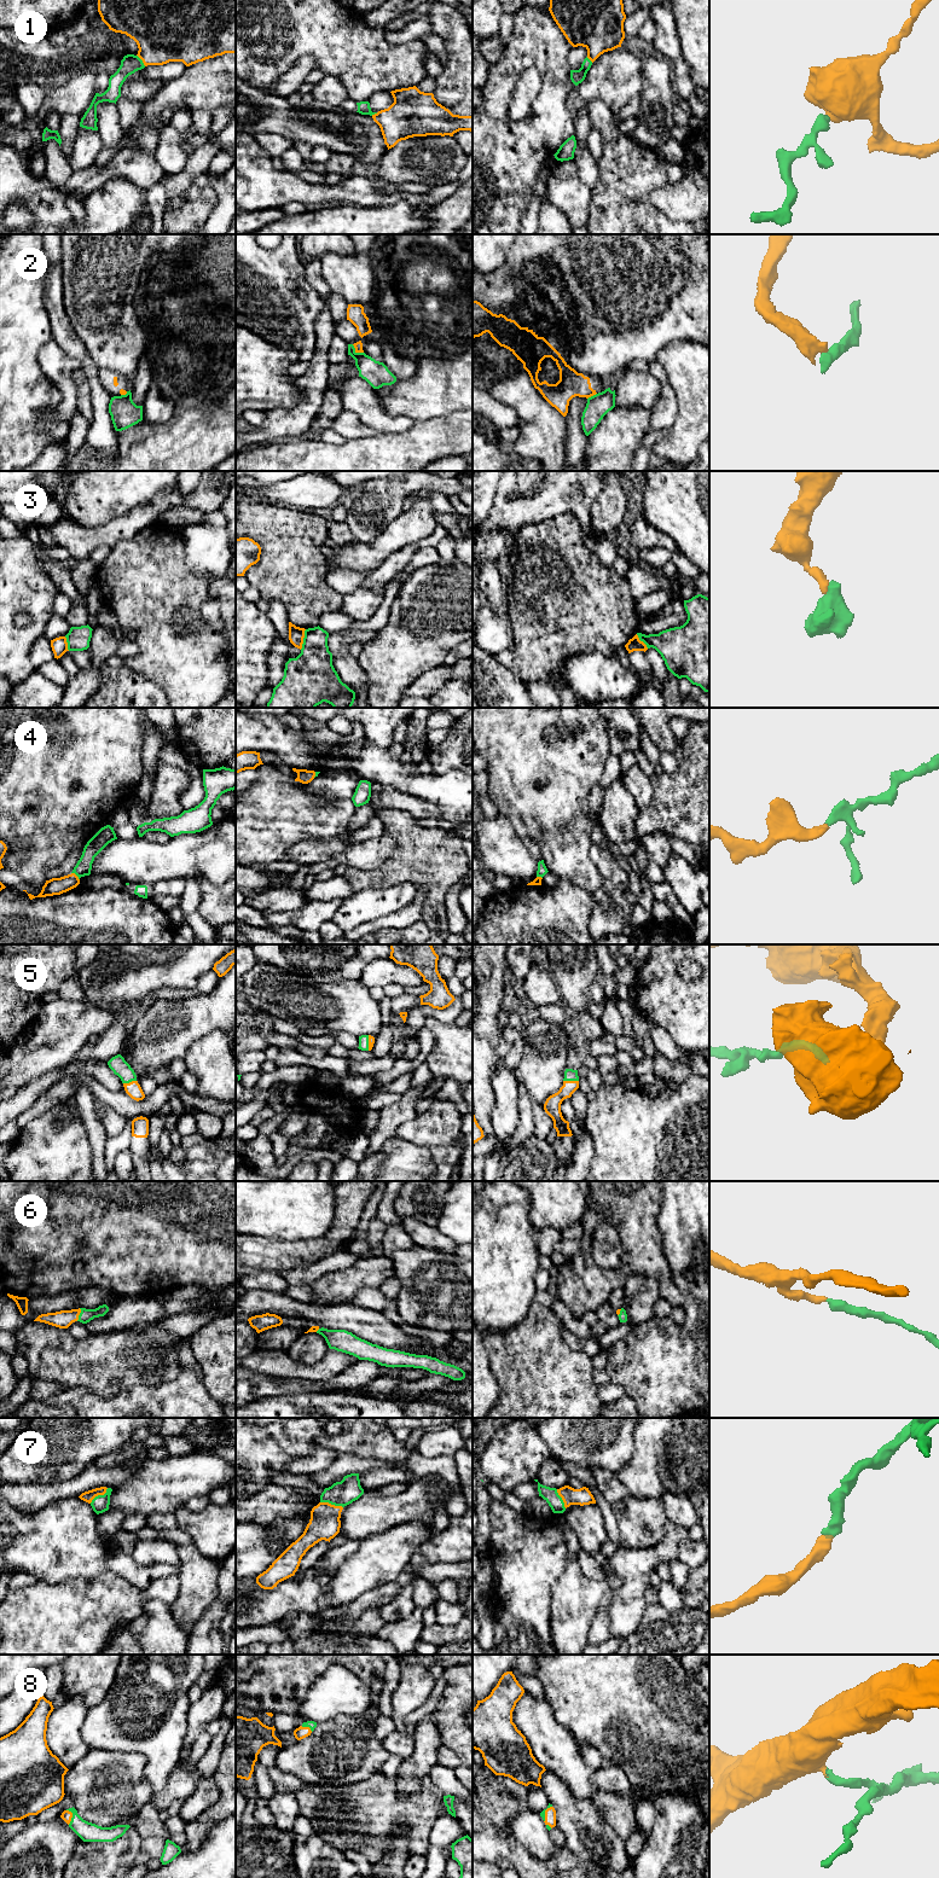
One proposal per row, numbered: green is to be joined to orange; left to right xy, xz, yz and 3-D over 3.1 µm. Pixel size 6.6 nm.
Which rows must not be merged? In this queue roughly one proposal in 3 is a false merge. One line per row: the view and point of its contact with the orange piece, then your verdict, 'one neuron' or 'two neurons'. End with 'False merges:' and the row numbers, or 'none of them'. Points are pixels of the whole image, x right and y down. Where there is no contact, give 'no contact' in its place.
1: contact xy (141, 59); one neuron
2: contact xz (357, 352); two neurons
3: contact xz (302, 639); two neurons
4: contact xy (76, 876); one neuron
5: contact yz (571, 1081); one neuron
6: contact xy (79, 1314); one neuron
7: contact xz (330, 1504); one neuron
8: contact xy (71, 1817); one neuron
False merges: 2, 3

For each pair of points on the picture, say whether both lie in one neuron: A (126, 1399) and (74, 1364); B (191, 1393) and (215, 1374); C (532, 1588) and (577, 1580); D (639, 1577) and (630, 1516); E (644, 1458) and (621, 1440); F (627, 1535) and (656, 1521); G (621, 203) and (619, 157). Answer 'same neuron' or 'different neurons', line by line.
A: different neurons
B: different neurons
C: different neurons
D: different neurons
E: different neurons
F: same neuron
G: same neuron

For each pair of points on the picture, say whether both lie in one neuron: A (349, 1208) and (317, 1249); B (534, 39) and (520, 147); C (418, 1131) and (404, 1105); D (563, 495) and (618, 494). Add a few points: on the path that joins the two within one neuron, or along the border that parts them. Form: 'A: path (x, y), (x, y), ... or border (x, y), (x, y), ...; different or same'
A: path (346, 1219), (343, 1225), (328, 1240); same
B: path (551, 65), (551, 110), (550, 117), (546, 121); same
C: border (417, 1114), (403, 1122), (393, 1135); different
D: border (604, 483), (604, 487), (591, 504), (590, 521); different

